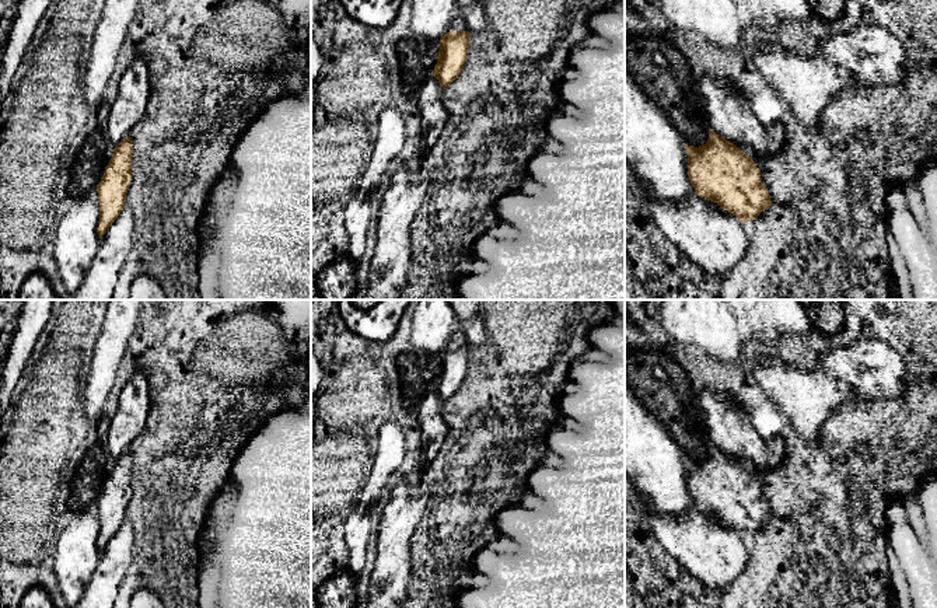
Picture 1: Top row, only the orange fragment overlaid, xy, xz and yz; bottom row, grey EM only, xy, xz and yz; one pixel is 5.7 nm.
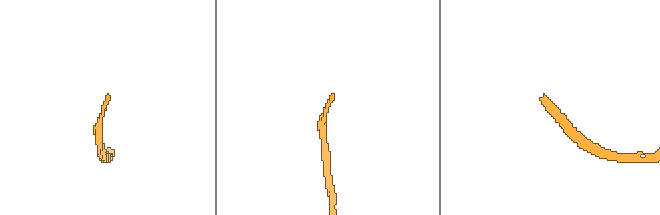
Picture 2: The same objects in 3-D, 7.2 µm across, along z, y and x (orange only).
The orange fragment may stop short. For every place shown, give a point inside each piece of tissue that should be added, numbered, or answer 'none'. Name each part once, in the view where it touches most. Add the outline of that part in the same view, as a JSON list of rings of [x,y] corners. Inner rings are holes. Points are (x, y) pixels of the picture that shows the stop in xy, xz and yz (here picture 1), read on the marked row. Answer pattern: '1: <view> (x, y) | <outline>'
1: xz (458, 24) | [[[455,18],[455,21],[454,21],[452,25],[450,27],[448,32],[450,32],[450,31],[457,31],[457,32],[459,32],[459,31],[468,31],[468,28],[466,28],[466,25],[465,25],[465,22],[464,22],[462,18]]]

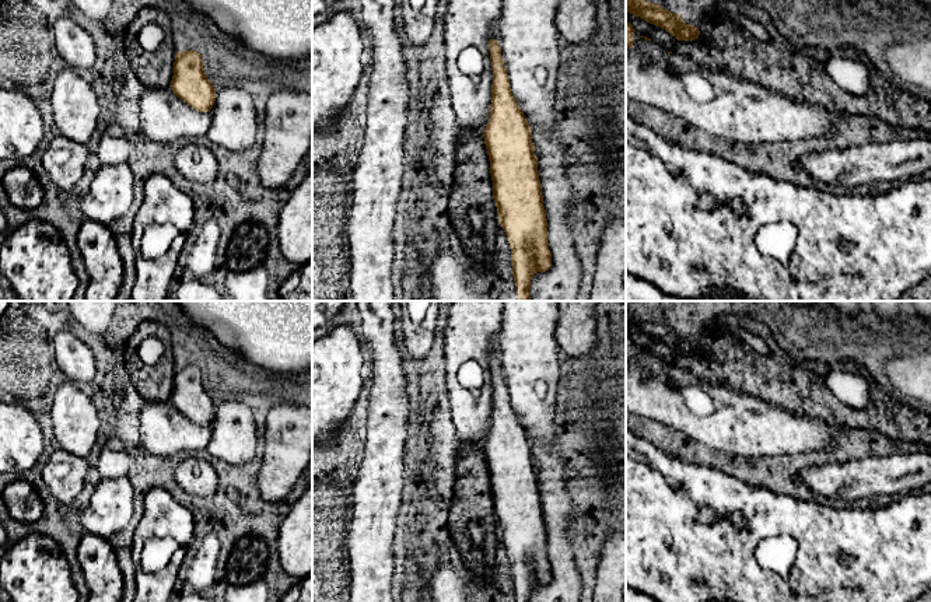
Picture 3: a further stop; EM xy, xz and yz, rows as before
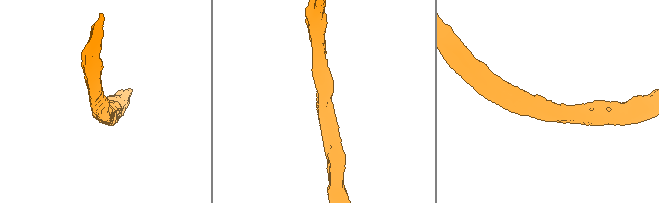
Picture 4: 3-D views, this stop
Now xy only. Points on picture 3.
none

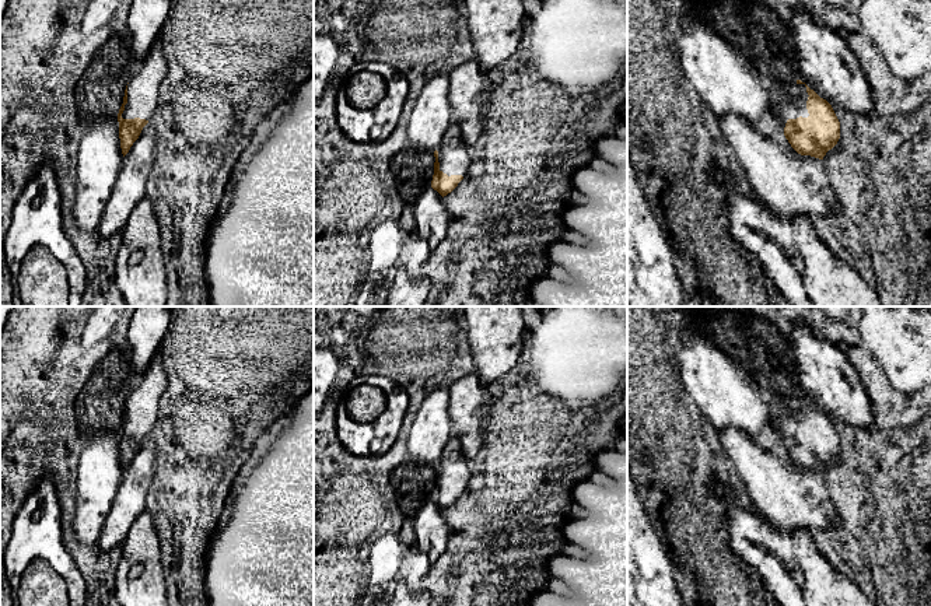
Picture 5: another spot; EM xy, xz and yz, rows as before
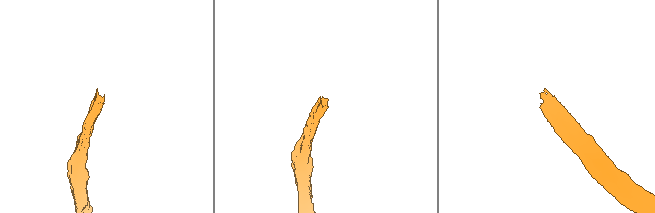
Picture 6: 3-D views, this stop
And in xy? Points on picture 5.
1: xy (143, 88) | [[[158,38],[147,56],[139,63],[137,71],[127,84],[127,104],[122,118],[150,120],[165,76],[167,60],[162,52],[162,38]]]

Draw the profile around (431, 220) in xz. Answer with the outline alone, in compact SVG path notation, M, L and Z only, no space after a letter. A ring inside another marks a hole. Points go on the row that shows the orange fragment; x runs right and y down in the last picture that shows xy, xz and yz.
M431 186L424 189L414 203L414 221L420 239L435 248L448 232L448 213L442 196Z

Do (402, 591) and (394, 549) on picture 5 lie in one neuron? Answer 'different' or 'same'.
different

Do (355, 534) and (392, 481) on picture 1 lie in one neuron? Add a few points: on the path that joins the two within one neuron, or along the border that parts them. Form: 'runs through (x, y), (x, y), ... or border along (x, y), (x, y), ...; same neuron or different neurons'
runs through (362, 520), (364, 505), (378, 491); same neuron

